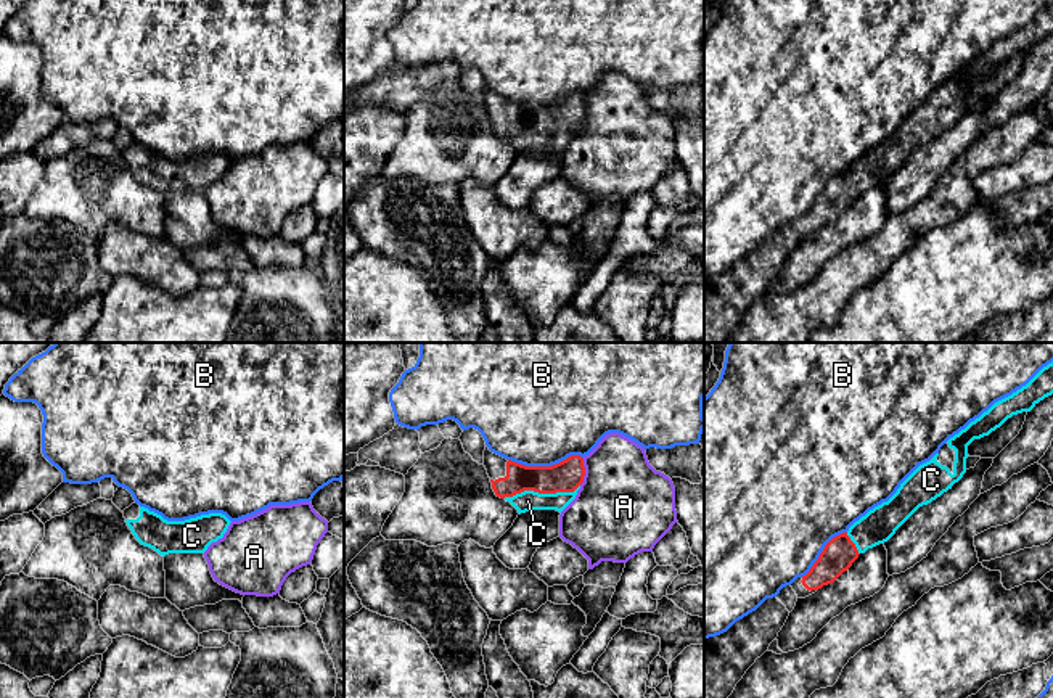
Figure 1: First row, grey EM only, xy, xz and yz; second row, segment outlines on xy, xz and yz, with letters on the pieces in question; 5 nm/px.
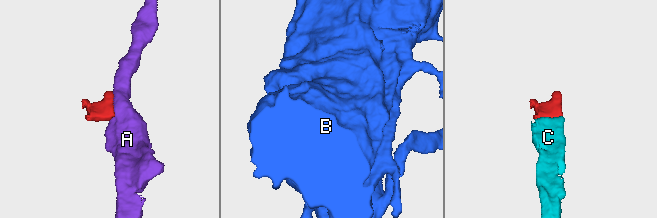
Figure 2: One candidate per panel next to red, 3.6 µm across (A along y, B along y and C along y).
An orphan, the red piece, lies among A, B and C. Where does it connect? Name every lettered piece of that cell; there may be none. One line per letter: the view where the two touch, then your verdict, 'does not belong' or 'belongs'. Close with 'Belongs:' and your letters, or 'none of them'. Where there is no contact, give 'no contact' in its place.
A: contact in xz; does not belong
B: contact in xz; does not belong
C: contact in xz; belongs
Belongs: C

